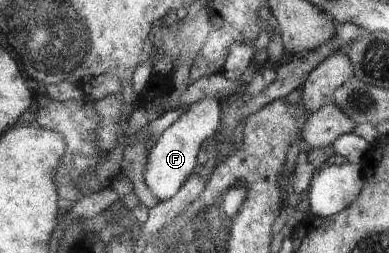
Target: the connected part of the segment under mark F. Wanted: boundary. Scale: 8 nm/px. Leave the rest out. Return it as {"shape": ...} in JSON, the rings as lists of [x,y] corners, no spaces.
{"shape":[[[205,98],[187,107],[181,119],[157,138],[150,152],[145,180],[160,204],[178,195],[187,181],[200,171],[197,155],[206,139],[218,137],[223,125],[223,115],[222,100]]]}

